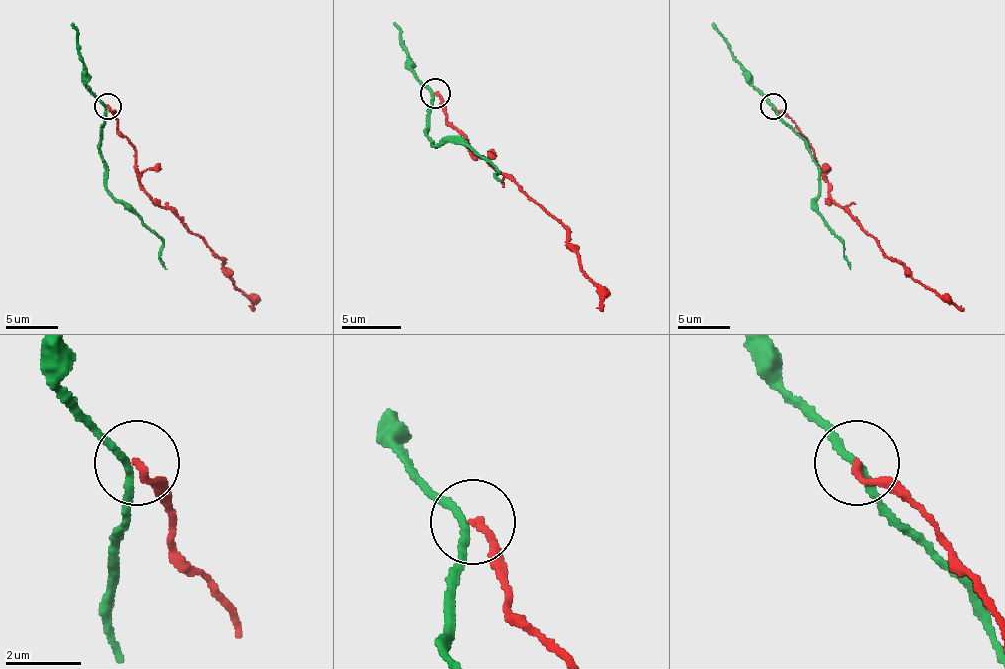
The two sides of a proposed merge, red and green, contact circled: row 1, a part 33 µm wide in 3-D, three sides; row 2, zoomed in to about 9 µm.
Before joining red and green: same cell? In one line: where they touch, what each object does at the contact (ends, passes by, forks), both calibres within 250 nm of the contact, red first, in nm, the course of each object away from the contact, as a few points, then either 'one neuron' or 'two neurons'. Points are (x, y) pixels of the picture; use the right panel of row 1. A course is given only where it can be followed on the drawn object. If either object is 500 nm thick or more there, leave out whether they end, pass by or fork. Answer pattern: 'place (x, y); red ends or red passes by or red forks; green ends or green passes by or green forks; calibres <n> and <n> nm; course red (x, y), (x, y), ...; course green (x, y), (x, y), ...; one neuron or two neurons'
place (773, 106); red ends; green passes by; calibres 180 and 190 nm; course red (772, 105), (814, 150), (827, 194), (895, 262), (963, 311); course green (772, 105), (809, 150), (819, 170), (817, 212), (843, 243), (843, 256), (851, 269); two neurons

